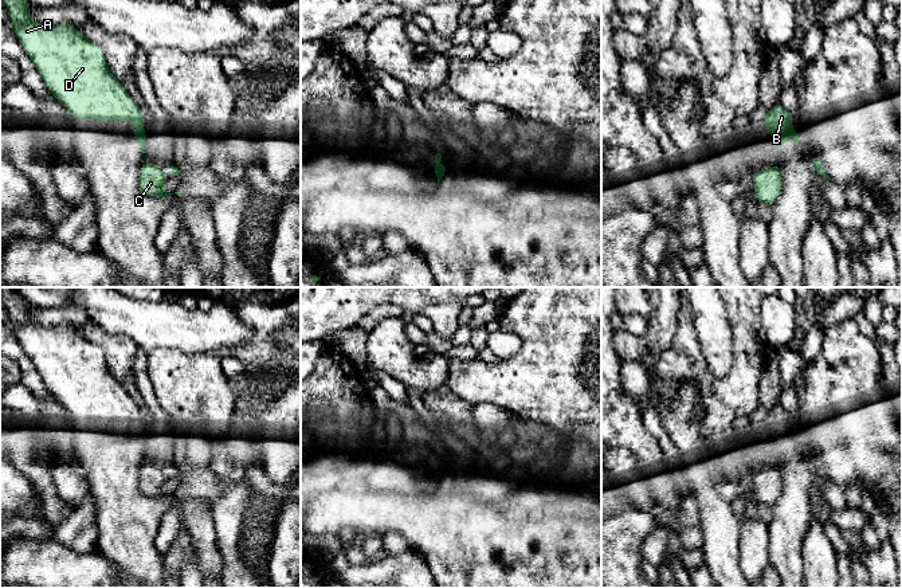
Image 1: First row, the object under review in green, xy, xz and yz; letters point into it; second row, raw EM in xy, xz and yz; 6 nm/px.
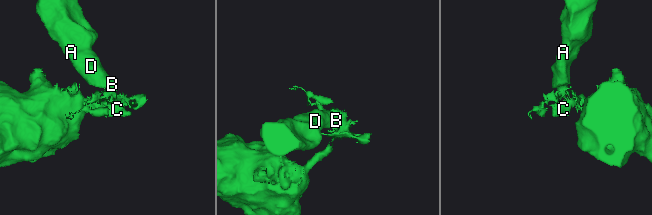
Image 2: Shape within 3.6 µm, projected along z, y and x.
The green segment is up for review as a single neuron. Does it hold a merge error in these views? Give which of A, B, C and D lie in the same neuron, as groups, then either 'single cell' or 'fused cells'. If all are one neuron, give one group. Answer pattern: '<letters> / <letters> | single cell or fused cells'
A B D / C | fused cells

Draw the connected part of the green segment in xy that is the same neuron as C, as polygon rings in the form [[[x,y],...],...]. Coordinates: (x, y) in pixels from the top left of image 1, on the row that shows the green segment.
[[[144,161],[140,166],[140,189],[144,195],[152,197],[168,199],[170,195],[183,196],[185,191],[169,193],[164,191],[168,177],[154,162]]]

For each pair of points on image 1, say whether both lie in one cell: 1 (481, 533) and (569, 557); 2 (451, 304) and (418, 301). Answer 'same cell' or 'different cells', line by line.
1: same cell
2: same cell

